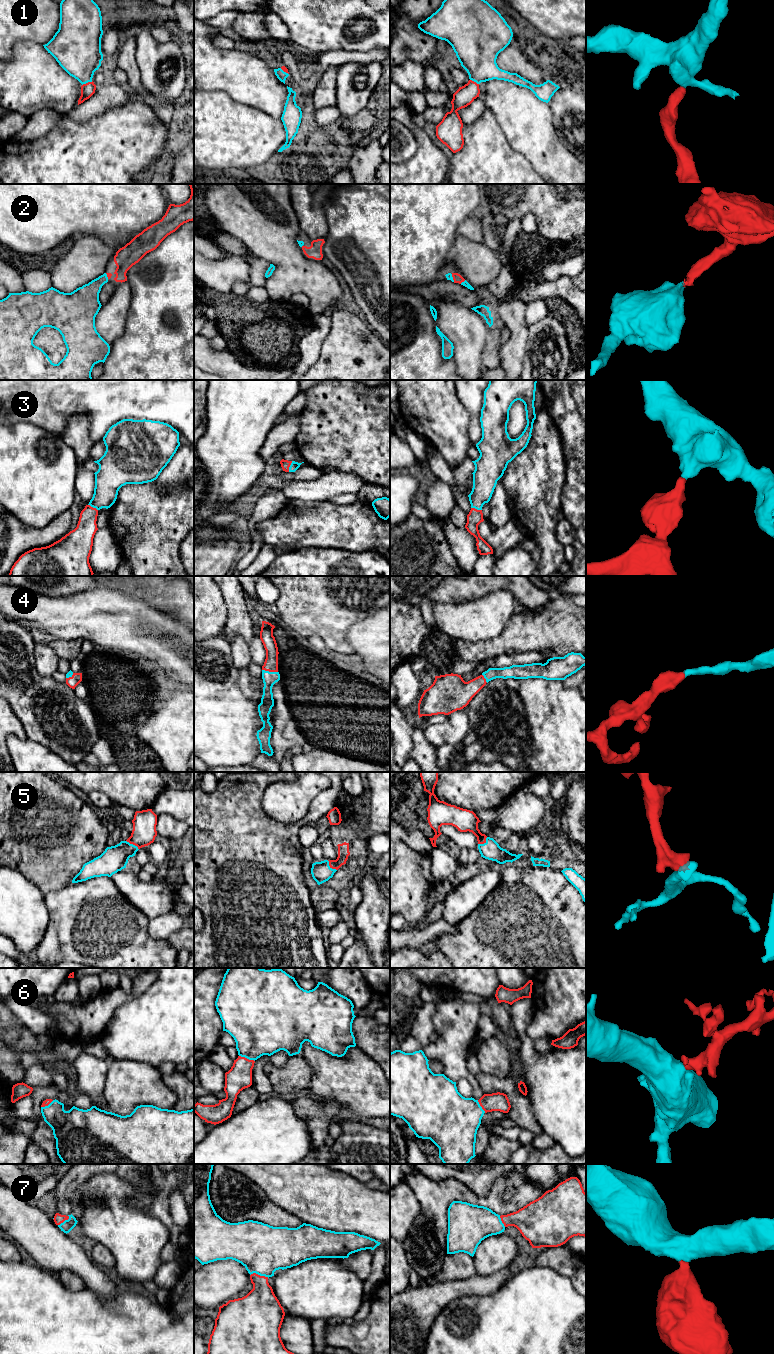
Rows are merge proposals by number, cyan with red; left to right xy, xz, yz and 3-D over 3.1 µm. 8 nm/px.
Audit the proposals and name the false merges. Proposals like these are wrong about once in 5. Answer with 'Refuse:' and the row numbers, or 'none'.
Refuse: none

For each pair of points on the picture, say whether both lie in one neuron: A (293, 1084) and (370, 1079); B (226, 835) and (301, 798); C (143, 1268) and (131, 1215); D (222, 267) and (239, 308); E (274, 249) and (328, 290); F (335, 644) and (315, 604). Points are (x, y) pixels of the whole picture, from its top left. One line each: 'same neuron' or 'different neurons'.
A: different neurons
B: different neurons
C: same neuron
D: different neurons
E: same neuron
F: same neuron

